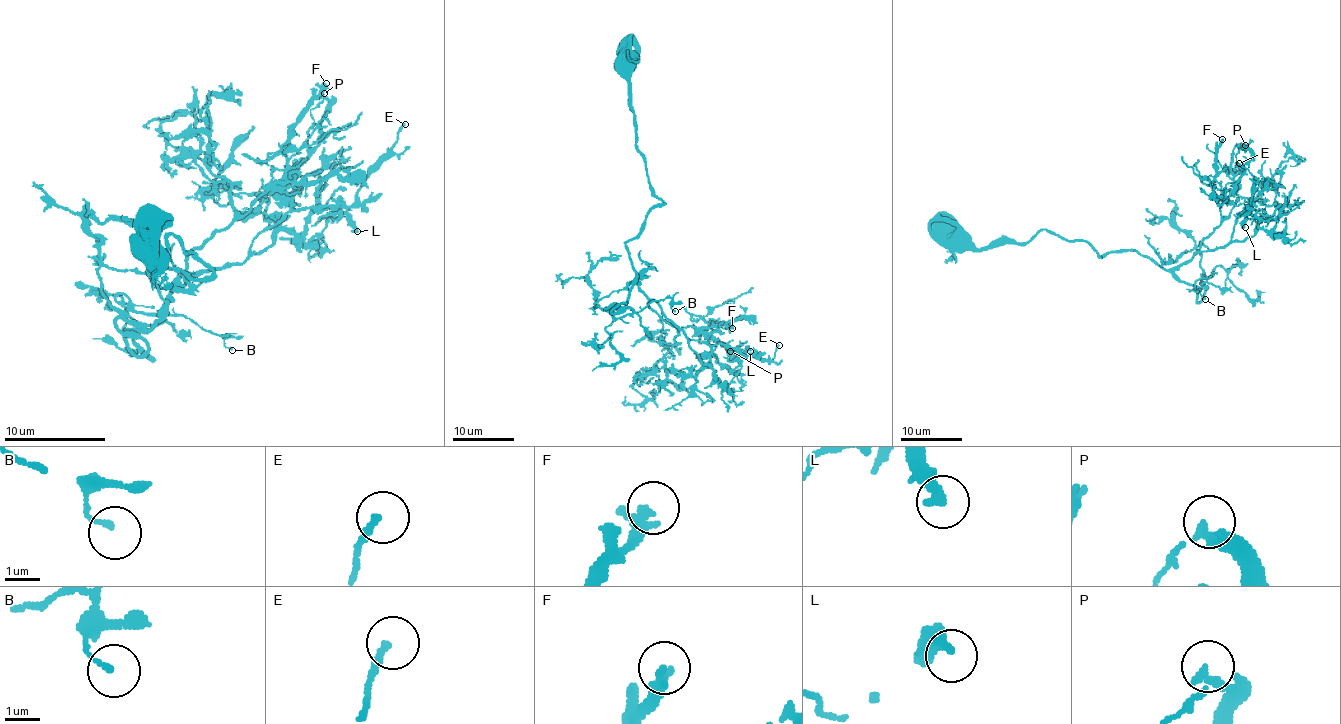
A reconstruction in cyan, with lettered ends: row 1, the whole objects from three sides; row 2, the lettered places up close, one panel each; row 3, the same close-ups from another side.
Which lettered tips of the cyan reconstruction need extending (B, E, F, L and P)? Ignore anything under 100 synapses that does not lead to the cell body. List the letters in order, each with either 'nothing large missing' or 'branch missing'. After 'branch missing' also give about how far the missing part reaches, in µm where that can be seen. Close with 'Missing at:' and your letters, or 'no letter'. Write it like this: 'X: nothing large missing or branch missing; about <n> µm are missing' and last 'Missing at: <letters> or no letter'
B: nothing large missing
E: nothing large missing
F: nothing large missing
L: nothing large missing
P: nothing large missing
Missing at: no letter

